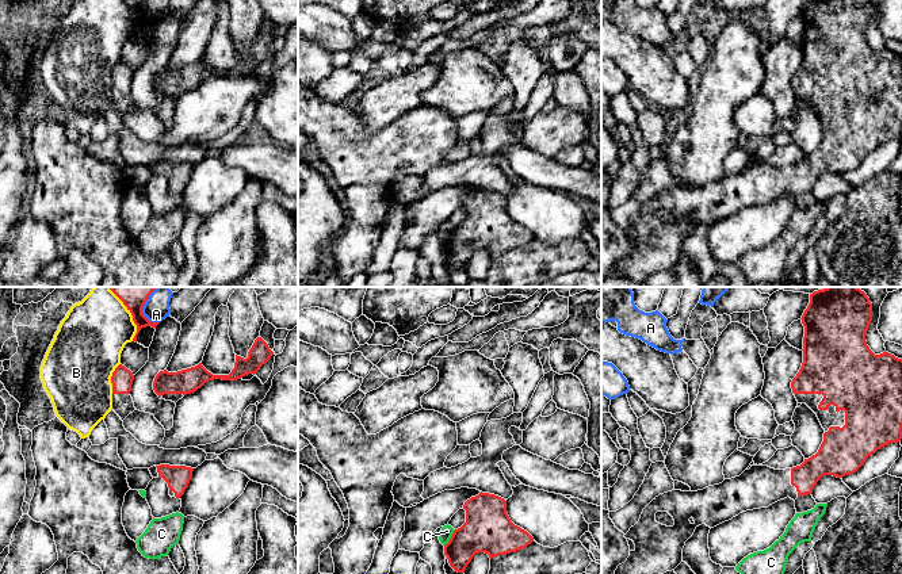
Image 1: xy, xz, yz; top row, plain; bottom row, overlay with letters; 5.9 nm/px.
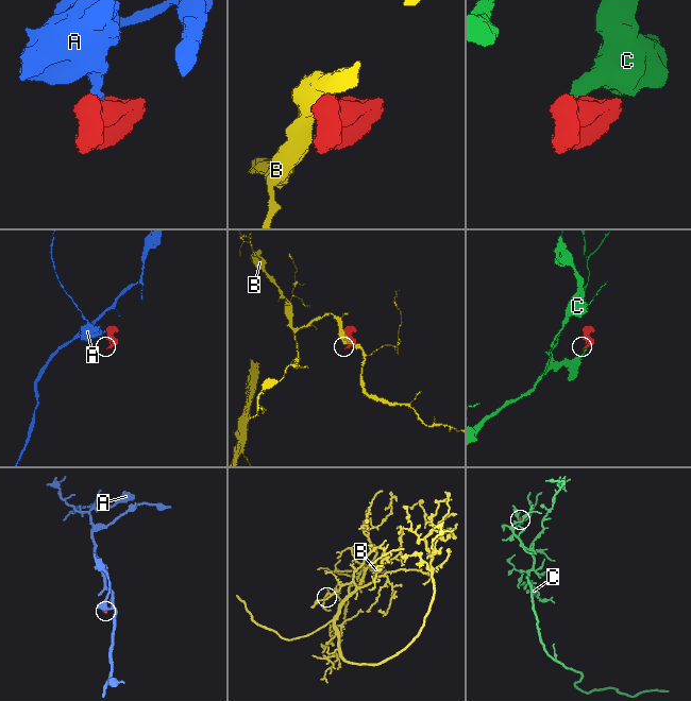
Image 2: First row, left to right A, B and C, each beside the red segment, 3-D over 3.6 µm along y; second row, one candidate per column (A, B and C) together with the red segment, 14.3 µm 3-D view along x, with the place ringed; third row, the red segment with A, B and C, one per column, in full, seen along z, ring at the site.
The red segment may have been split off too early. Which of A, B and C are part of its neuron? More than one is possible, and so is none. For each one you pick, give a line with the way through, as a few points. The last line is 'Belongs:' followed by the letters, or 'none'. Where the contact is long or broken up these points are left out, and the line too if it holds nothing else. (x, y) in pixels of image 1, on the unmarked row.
Belongs: none

